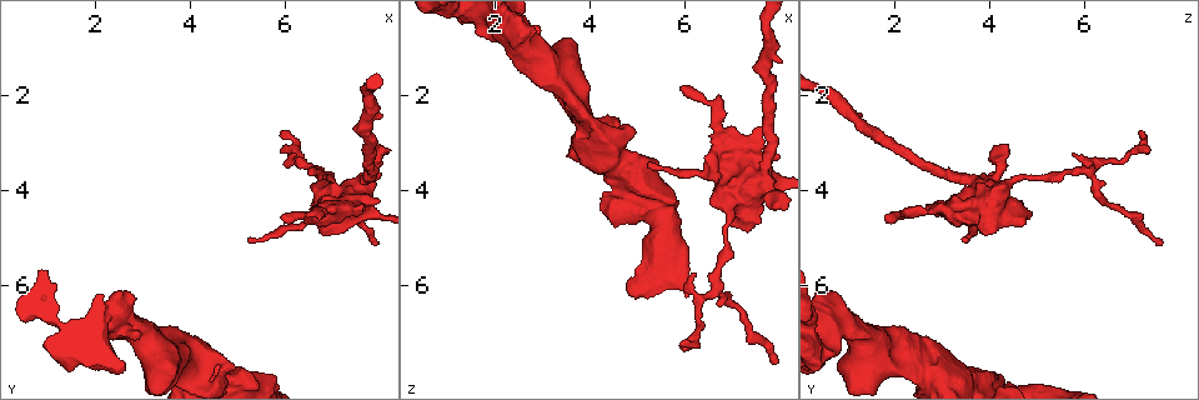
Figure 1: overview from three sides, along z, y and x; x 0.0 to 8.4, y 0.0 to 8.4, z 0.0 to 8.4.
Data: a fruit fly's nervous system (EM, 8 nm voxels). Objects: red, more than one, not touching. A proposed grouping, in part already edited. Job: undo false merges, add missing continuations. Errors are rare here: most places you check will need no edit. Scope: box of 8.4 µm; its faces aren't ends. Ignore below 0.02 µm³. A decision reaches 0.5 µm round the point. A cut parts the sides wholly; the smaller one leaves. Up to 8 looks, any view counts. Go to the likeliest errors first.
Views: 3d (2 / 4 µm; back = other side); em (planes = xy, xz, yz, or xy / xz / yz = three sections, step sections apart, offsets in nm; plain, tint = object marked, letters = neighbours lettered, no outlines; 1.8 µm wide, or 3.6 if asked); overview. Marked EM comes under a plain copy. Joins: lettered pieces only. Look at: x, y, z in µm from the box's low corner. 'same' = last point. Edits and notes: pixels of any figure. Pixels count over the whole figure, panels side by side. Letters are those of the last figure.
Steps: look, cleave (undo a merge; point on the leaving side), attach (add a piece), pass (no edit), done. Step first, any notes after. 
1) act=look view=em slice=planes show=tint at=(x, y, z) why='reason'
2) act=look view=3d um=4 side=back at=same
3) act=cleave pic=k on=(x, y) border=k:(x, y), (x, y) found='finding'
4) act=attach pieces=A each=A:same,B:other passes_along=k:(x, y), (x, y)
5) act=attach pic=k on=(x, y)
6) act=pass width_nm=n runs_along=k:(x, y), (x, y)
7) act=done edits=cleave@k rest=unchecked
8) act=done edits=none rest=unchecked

act=look view=3d um=4 at=(4.25, 7.90, 3.25) why='thick turns thin'

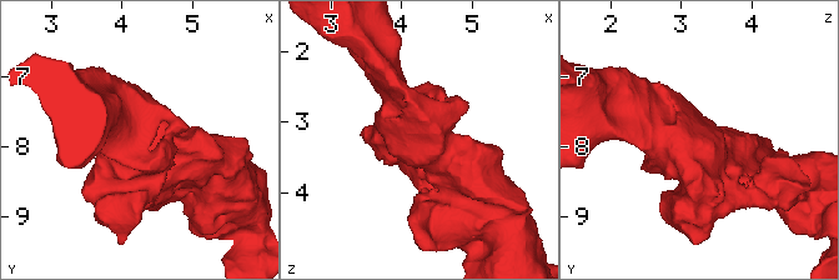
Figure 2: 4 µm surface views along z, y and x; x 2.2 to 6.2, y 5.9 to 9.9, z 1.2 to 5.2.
act=look view=em um=3.6 slice=xy step=16 show=tint at=(4.30, 7.90, 3.30) why='need the tissue'

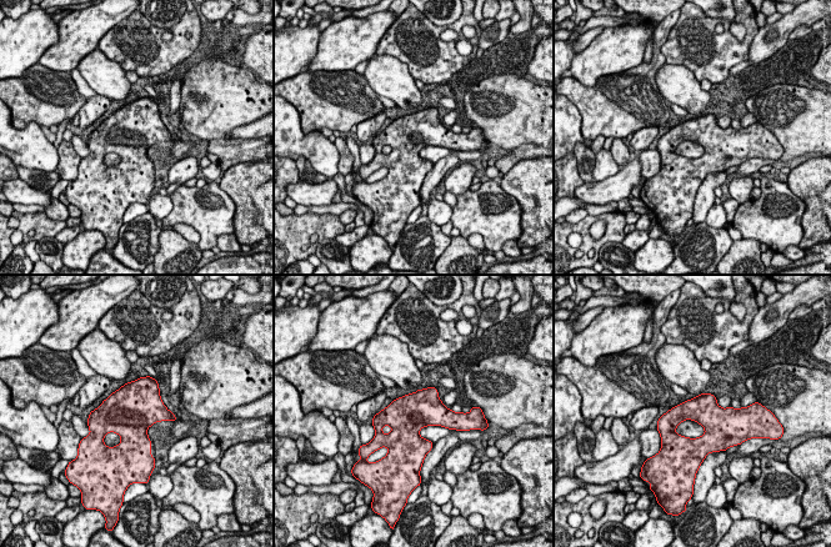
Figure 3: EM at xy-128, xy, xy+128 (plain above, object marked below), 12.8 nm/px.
act=look view=em um=3.6 slice=planes show=letters at=same

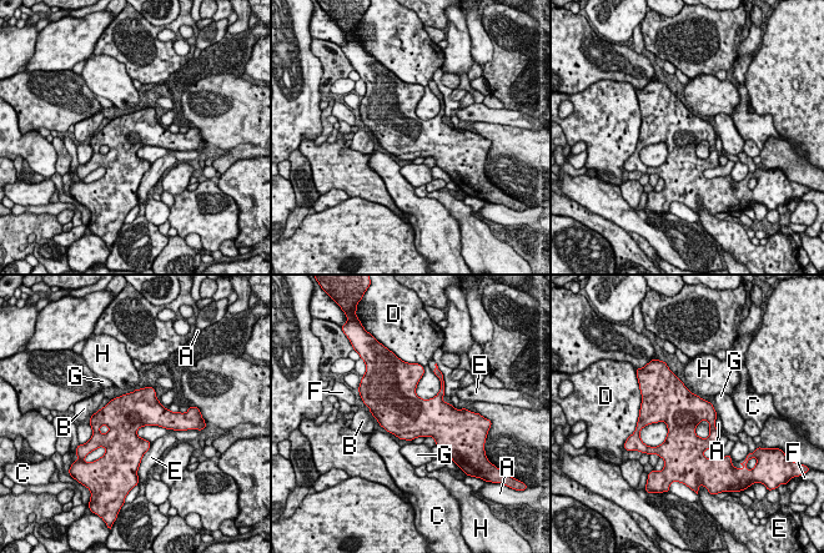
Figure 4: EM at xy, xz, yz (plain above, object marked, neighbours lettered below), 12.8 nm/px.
act=pass each=A:other,B:other,C:other,D:other,E:other,F:other,G:other,H:other found='continuous, no second neuron'

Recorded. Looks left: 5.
act=look view=3d um=2 at=(2.30, 6.80, 0.70) why='four or more arms meet'

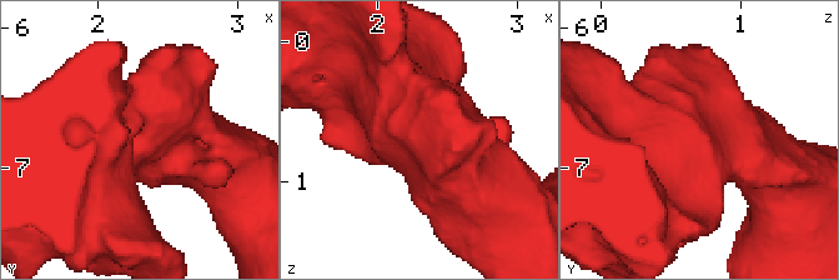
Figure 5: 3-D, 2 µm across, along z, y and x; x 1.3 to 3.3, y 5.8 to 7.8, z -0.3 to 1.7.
act=look view=em slice=planes show=letters at=(2.26, 6.80, 0.70)

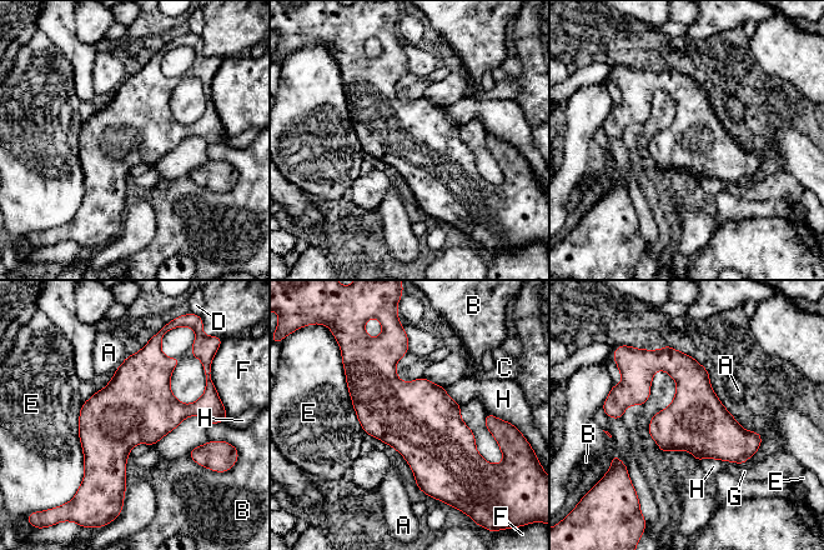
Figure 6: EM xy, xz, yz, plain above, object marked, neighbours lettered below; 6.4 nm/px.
act=pass width_nm=400 each=A:other,B:other,C:other,D:other,E:other,F:other,G:other,H:other border=6:(728, 460), (702, 458), (697, 461) found='continuous, no second neuron'

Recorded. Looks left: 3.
act=look view=em slice=planes show=letters at=(5.90, 4.50, 1.75) why='an open end'

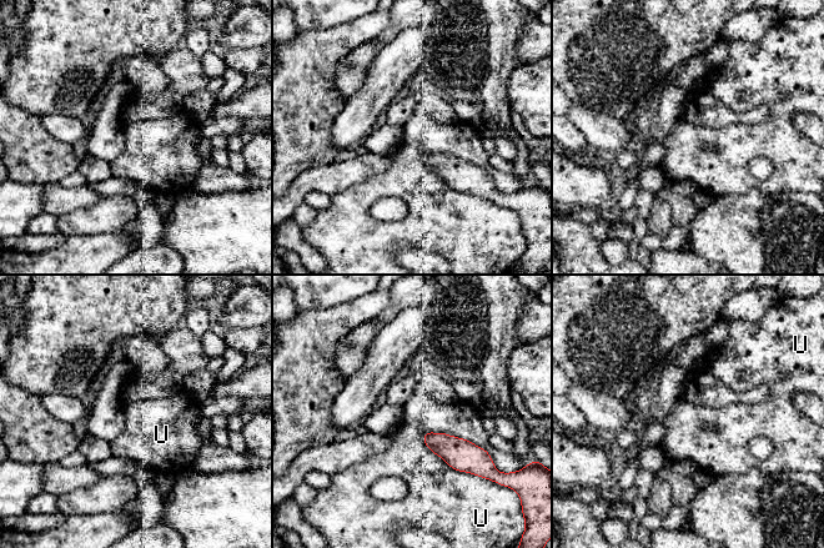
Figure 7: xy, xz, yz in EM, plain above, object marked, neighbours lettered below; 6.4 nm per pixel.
act=pass longest_contact=U:460nm each=U:other found='no lettered piece goes on from it'

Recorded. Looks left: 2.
act=look view=em slice=xy step=4 show=letters at=(5.95, 2.80, 7.15) why='an open end'

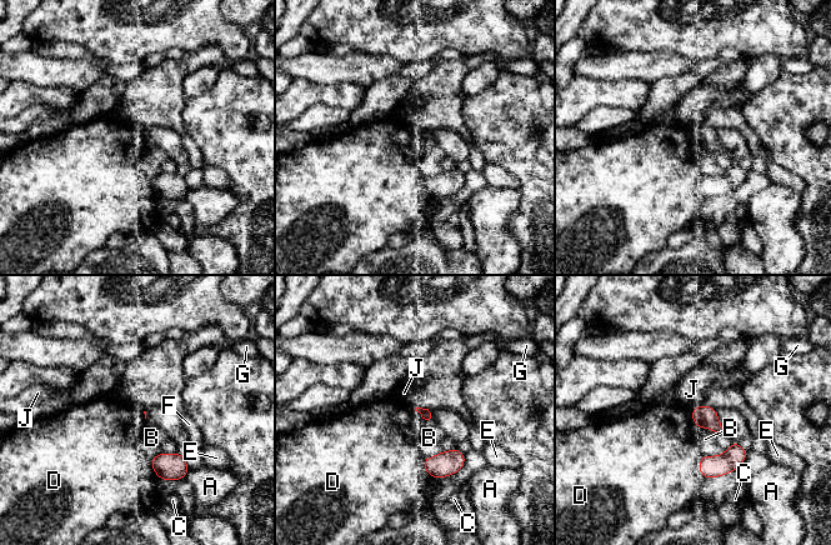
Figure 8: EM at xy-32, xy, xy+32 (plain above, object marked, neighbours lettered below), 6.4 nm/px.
act=pass each=A:other,B:other,C:other,D:other,E:other,F:other,G:other,J:other border=8:(415, 410), (422, 420), (432, 421) found='none of them fits'

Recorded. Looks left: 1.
act=done edits=none rest=unchecked

